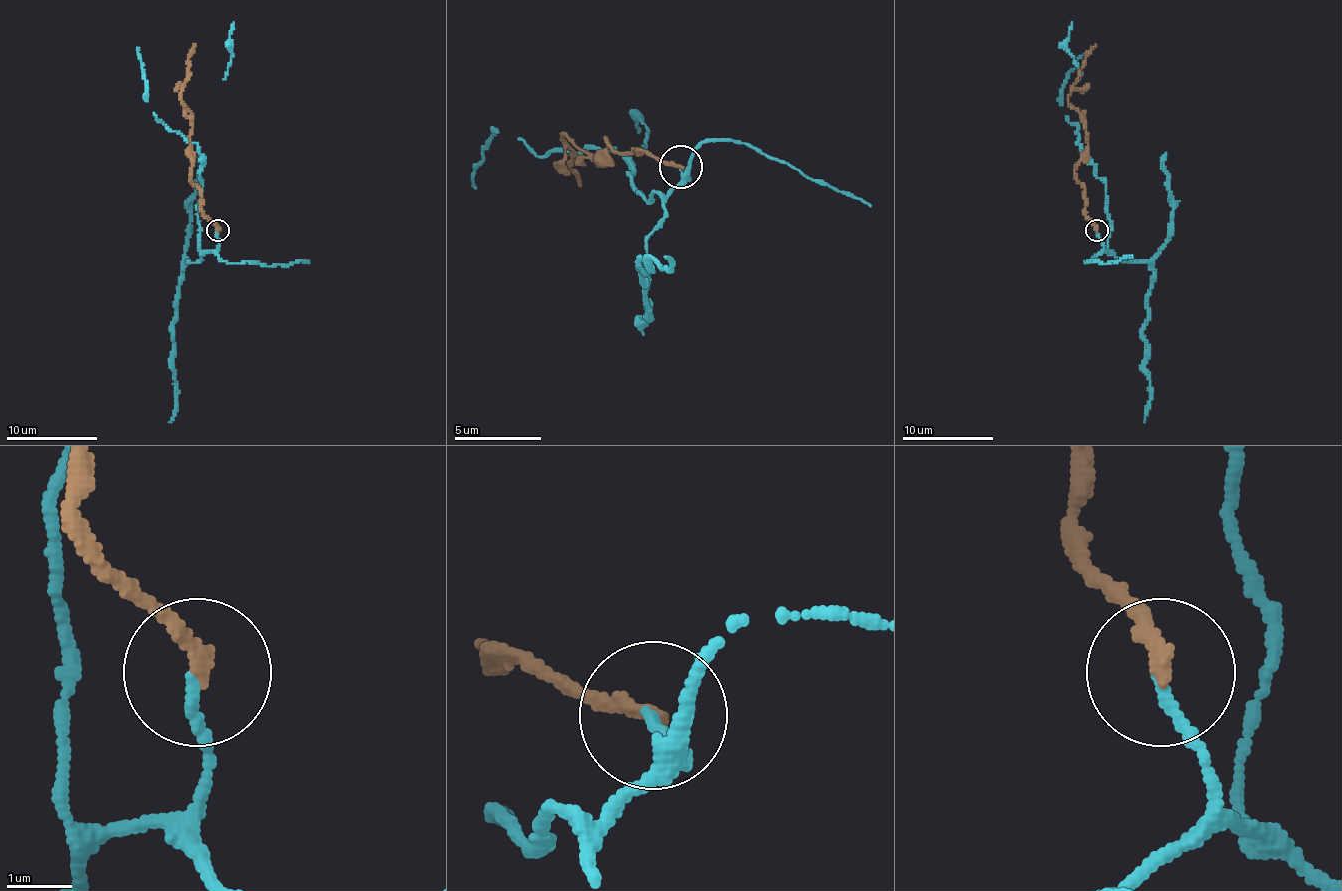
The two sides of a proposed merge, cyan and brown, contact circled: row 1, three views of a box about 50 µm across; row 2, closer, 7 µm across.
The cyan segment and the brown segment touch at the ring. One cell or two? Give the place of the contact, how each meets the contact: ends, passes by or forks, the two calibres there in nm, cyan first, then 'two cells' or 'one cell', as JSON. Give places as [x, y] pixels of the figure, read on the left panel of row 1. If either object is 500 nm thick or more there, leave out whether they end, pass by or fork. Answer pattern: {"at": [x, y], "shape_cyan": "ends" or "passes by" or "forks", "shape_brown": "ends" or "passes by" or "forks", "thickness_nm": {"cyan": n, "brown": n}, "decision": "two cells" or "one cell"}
{"at": [217, 230], "shape_cyan": "ends", "shape_brown": "ends", "thickness_nm": {"cyan": 150, "brown": 220}, "decision": "two cells"}

